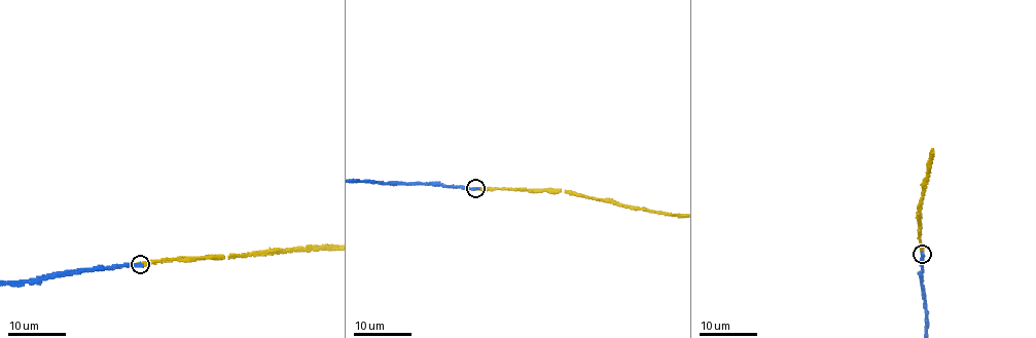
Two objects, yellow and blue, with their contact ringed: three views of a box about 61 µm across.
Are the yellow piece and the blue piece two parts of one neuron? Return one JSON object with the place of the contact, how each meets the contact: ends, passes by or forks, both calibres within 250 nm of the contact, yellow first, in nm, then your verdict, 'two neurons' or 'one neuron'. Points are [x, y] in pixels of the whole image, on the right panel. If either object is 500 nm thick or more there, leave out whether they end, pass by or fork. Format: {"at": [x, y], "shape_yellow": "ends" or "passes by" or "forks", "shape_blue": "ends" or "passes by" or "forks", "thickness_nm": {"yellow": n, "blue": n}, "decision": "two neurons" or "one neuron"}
{"at": [922, 254], "shape_yellow": "ends", "shape_blue": "ends", "thickness_nm": {"yellow": 320, "blue": 380}, "decision": "one neuron"}

